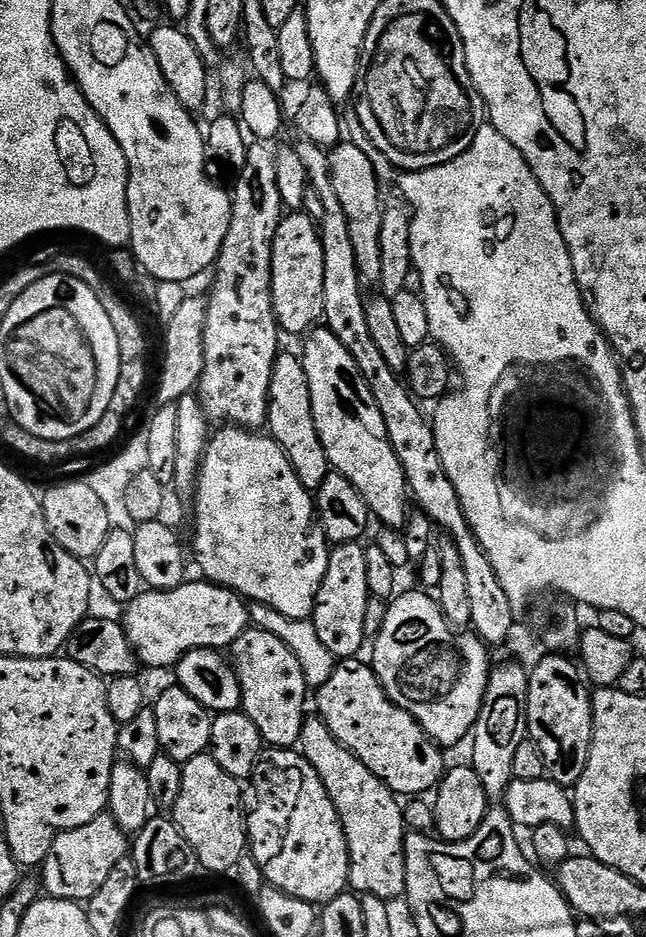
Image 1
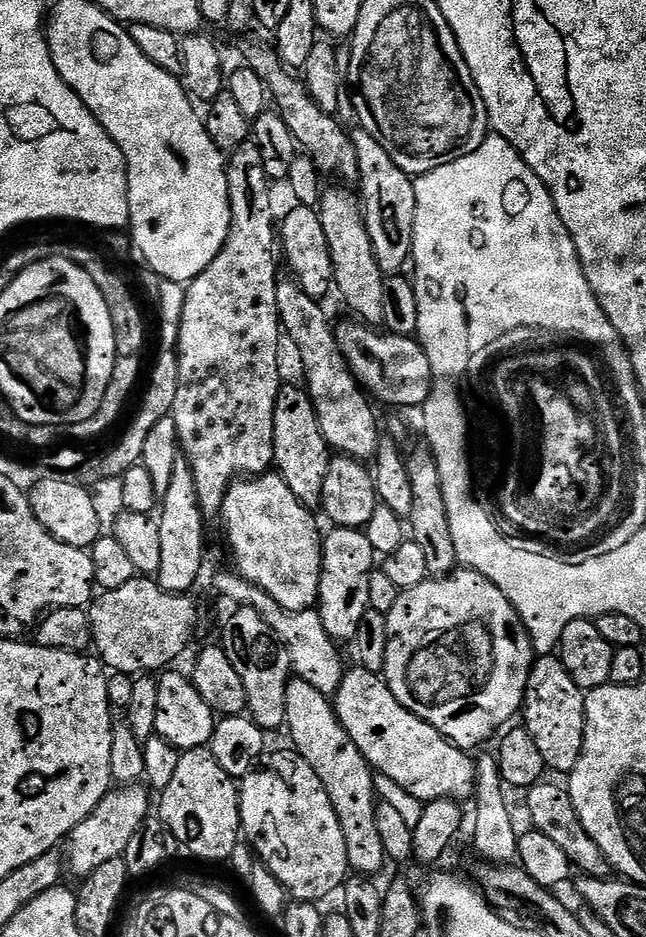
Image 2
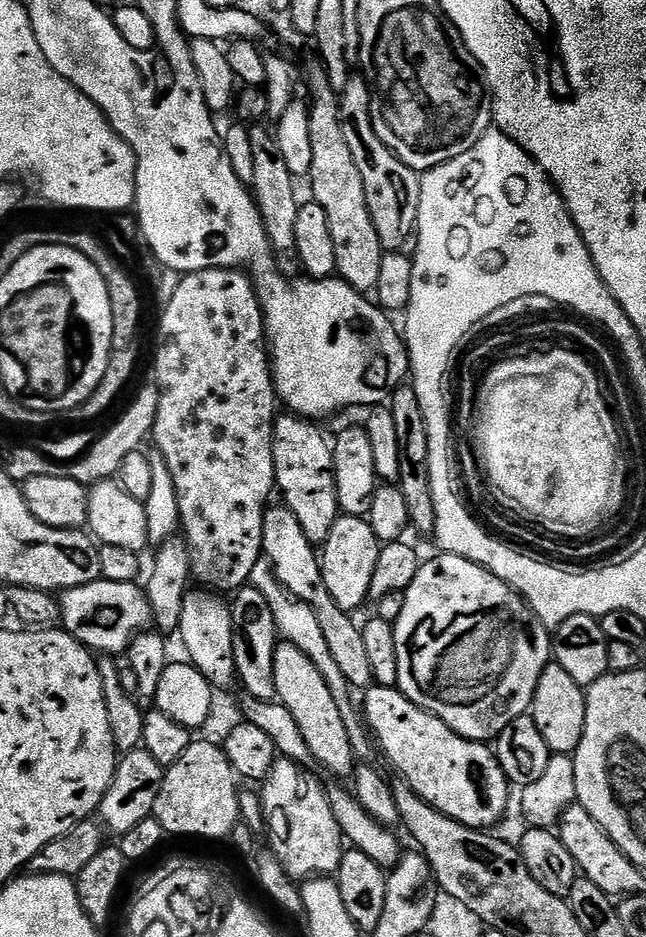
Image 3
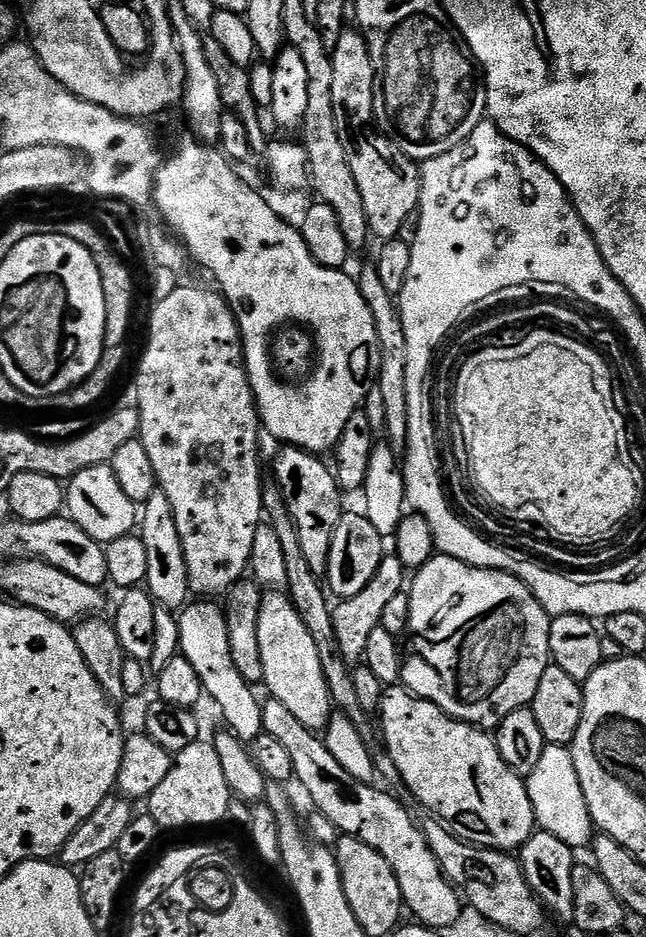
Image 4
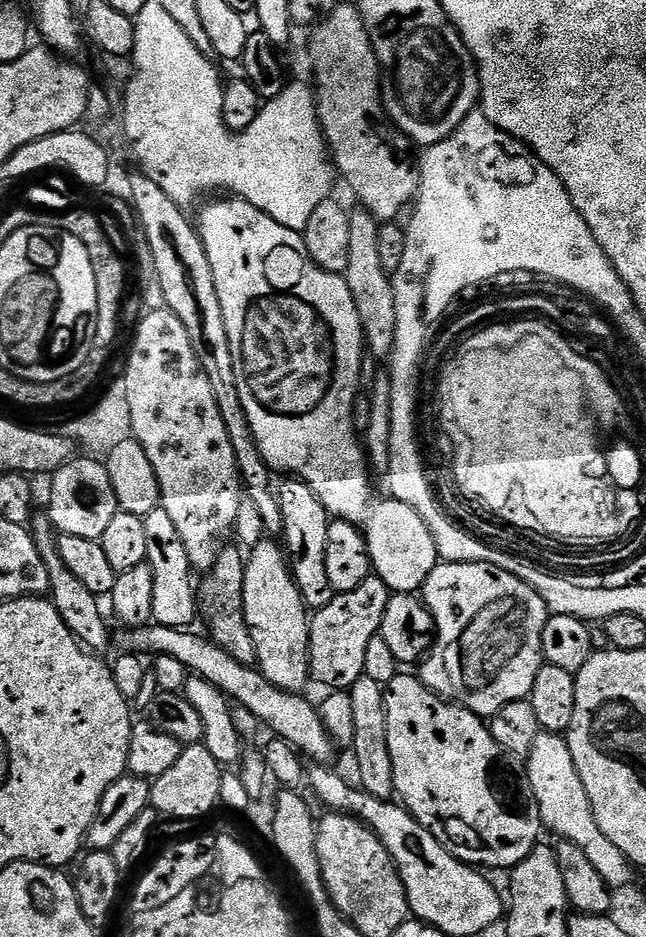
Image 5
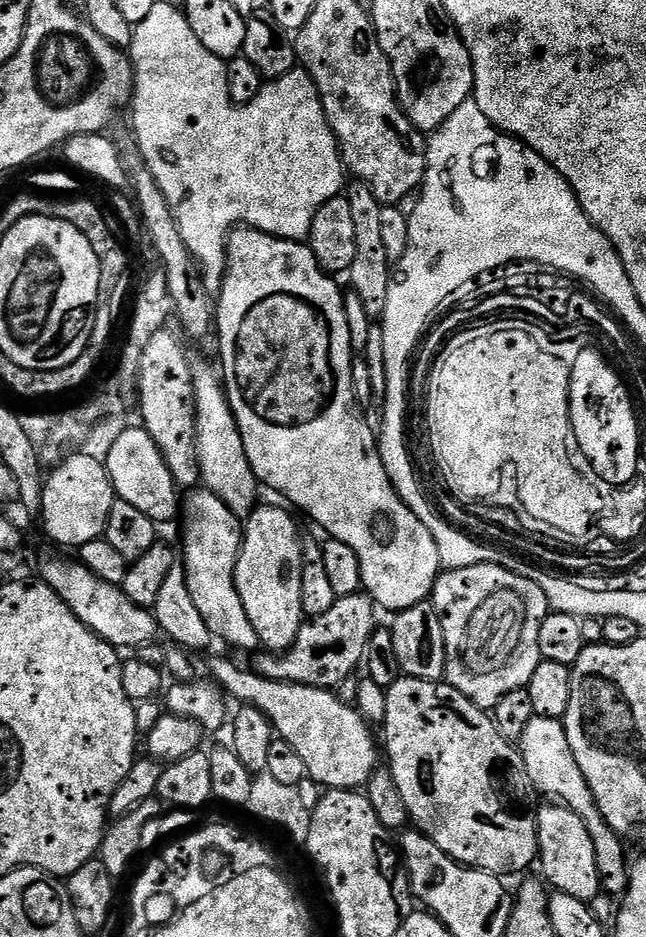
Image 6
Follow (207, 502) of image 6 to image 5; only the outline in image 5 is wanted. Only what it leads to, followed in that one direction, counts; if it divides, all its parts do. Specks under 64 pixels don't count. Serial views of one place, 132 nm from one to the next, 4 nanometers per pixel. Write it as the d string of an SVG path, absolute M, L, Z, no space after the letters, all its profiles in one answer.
M229 546L222 550L218 562L203 577L198 584L198 616L208 629L207 635L230 658L249 666L256 664L256 651L254 650L254 638L250 638L250 630L244 613L244 599L242 598L242 586L244 585L244 566L246 556L239 547Z

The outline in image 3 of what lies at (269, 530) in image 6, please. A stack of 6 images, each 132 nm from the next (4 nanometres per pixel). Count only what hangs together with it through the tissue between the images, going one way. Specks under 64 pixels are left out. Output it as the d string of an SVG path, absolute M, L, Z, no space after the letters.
M287 642L277 643L274 654L274 686L276 699L294 714L294 722L298 722L298 730L302 730L302 738L306 738L306 746L310 750L312 760L320 763L332 776L351 777L354 772L352 764L353 741L346 734L346 726L342 726L342 714L338 714L338 705L330 694L330 686L326 686L326 678L318 674L318 666L298 650L298 646Z

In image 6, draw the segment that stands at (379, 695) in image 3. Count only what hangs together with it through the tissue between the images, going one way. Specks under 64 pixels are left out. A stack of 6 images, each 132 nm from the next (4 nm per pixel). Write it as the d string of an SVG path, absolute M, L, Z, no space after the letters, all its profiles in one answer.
M401 675L386 689L386 718L382 721L384 740L388 743L387 767L392 770L394 782L398 782L398 790L402 794L402 802L406 802L411 823L424 835L429 836L451 860L457 860L466 868L478 868L481 872L505 874L504 872L524 872L535 865L540 847L536 833L536 814L538 811L538 793L526 776L526 762L519 747L513 741L502 738L495 719L485 709L478 707L466 694L462 694L454 686L439 680L416 680L412 676Z

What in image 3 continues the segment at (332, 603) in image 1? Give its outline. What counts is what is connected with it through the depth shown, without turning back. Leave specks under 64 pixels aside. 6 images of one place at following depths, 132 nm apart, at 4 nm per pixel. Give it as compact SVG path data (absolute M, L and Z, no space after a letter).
M341 515L334 522L331 530L329 530L326 542L322 545L320 569L324 575L326 590L330 594L330 598L334 598L336 605L344 612L349 614L355 613L355 608L362 607L364 600L367 601L369 599L370 578L374 578L374 566L378 566L381 547L382 543L378 537L375 536L369 521L358 516Z

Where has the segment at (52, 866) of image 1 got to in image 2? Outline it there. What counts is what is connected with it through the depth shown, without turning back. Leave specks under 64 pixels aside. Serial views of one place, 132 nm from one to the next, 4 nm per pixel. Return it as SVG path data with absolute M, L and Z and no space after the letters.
M140 782L121 783L109 790L102 802L98 802L95 810L82 822L78 822L78 826L74 826L72 833L66 837L62 855L67 871L73 872L76 878L83 878L94 874L94 870L110 858L123 856L126 845L129 844L130 838L134 838L140 823L149 819L148 795L149 789Z

